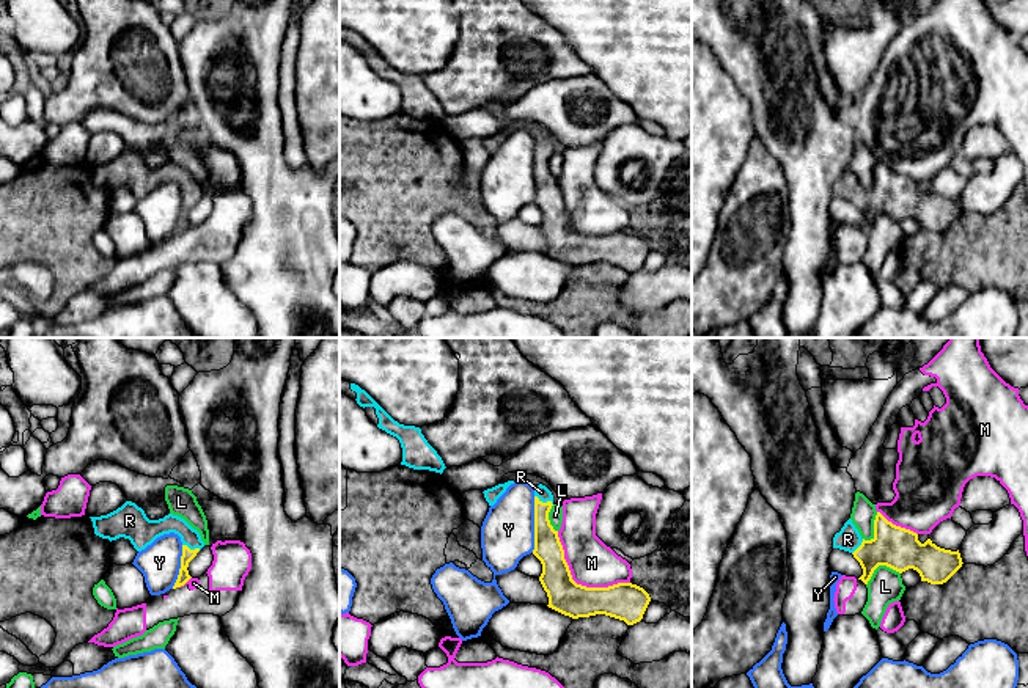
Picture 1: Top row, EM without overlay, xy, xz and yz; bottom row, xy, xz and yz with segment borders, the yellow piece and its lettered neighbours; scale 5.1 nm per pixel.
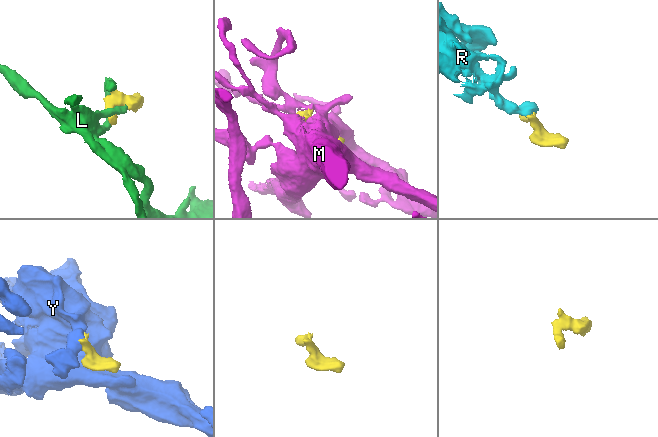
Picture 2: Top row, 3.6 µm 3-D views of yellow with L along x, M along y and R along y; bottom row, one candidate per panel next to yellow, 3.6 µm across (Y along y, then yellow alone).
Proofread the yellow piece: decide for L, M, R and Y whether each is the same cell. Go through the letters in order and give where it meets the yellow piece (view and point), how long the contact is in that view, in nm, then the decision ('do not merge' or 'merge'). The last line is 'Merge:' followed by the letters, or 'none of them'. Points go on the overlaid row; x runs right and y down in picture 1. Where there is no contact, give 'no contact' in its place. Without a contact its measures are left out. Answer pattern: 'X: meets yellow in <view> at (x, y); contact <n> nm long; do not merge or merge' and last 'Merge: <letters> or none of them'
L: meets yellow in yz at (879, 564); contact 190 nm long; do not merge
M: meets yellow in xz at (576, 583); contact 460 nm long; do not merge
R: meets yellow in xz at (544, 503); contact 110 nm long; merge
Y: meets yellow in xz at (535, 525); contact 280 nm long; do not merge
Merge: R

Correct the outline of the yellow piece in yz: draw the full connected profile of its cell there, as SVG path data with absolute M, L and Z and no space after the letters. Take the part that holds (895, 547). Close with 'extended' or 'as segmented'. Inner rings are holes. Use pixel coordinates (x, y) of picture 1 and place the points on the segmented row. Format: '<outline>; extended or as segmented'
M880 512L876 515L871 540L865 540L849 518L835 534L833 548L854 554L863 569L858 580L865 584L879 565L887 565L899 573L913 569L920 573L921 581L943 584L964 564L959 550L940 548L931 539L921 543L916 532L893 525Z; extended

